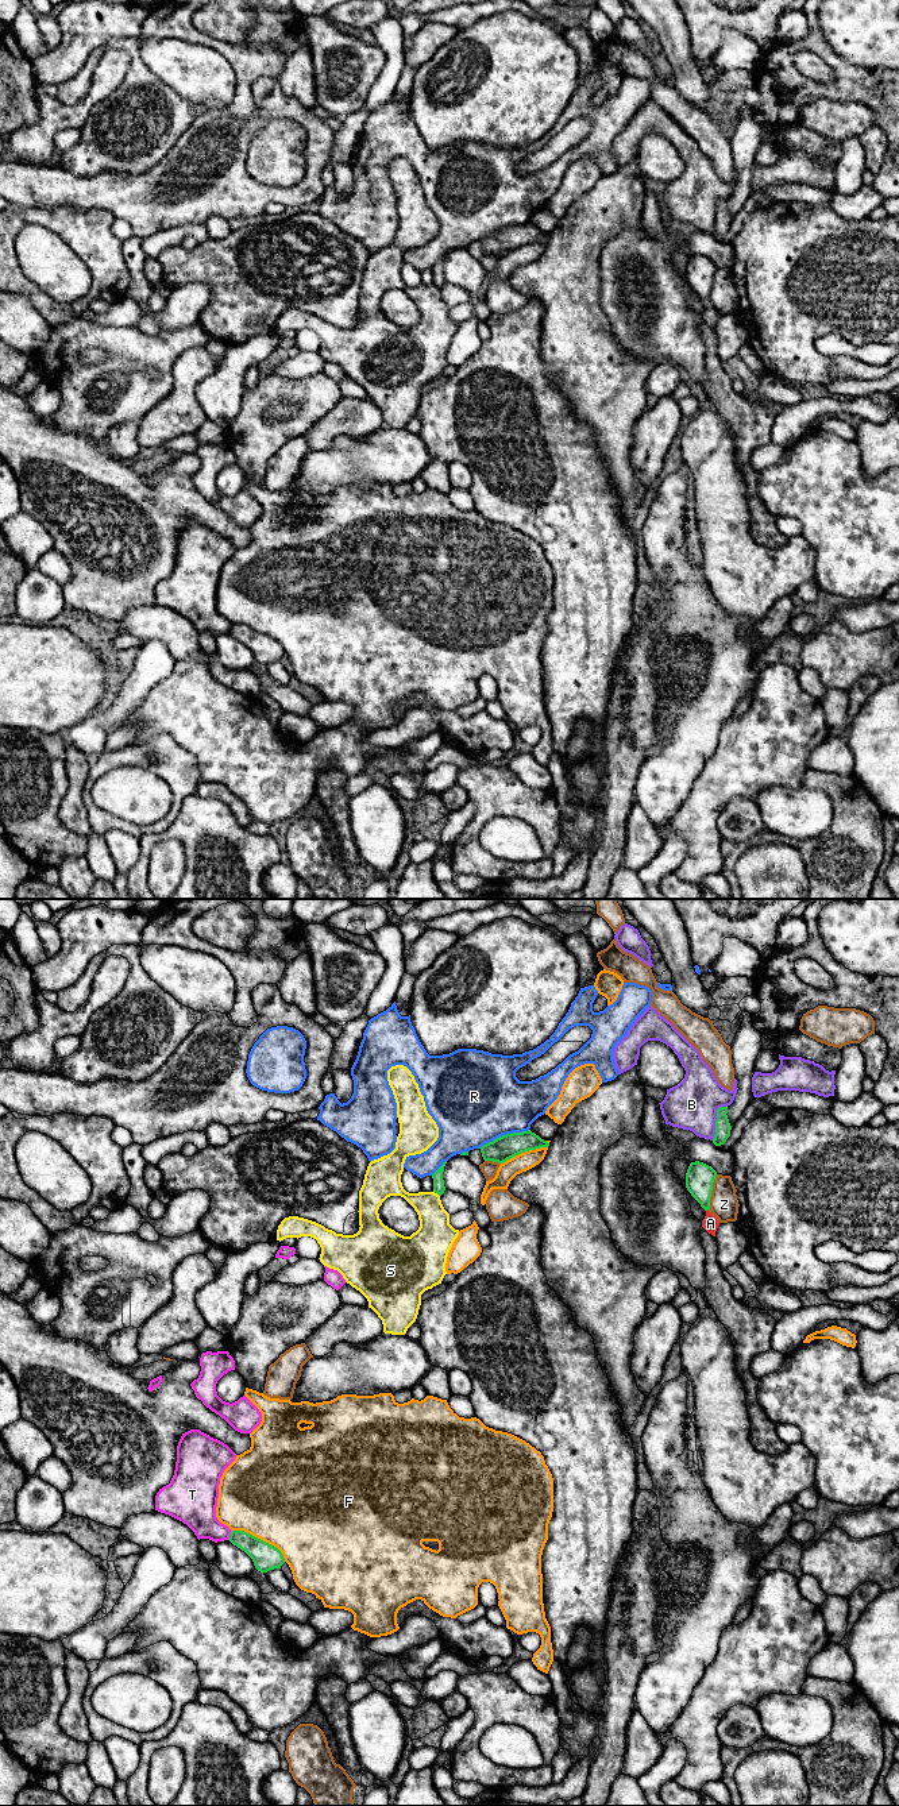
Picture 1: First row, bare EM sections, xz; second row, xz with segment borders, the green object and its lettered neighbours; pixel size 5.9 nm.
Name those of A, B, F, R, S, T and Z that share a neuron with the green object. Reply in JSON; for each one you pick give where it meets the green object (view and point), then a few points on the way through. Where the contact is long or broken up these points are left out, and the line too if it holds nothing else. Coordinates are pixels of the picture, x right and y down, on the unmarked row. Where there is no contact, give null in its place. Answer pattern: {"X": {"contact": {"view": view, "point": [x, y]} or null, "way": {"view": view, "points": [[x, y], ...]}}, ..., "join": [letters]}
{"A": {"contact": {"view": "xz", "point": [709, 303]}, "way": {"view": "xz", "points": [[699, 270], [702, 290], [709, 303], [710, 316]]}}, "join": ["A"]}

